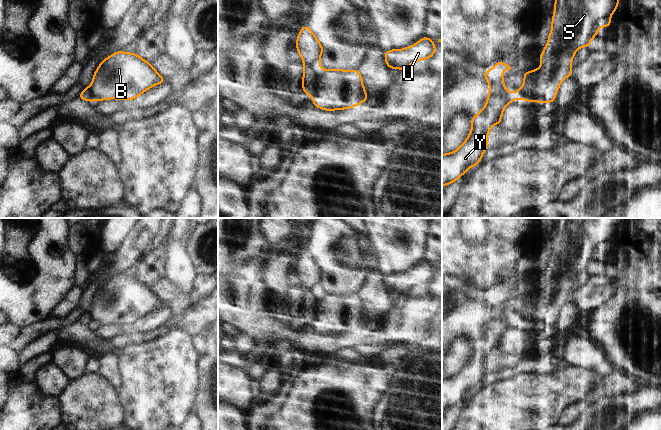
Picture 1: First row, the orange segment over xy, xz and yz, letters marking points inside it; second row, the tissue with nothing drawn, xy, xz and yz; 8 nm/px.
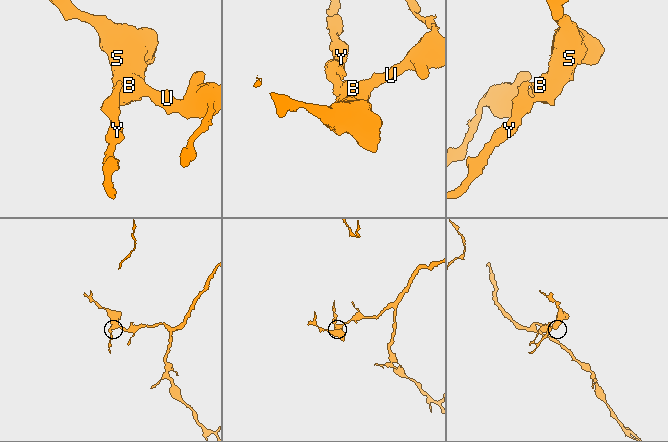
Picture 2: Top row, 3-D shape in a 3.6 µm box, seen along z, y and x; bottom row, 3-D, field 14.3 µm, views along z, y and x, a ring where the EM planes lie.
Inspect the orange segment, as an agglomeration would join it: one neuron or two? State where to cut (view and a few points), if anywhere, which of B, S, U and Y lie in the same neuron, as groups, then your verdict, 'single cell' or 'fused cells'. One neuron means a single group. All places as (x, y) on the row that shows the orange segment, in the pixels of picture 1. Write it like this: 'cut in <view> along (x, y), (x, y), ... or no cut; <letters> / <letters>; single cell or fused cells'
cut in xz along (321, 68), (318, 74), (316, 90), (312, 96); B S U / Y; fused cells

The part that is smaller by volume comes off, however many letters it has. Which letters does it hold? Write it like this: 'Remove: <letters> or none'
Remove: Y

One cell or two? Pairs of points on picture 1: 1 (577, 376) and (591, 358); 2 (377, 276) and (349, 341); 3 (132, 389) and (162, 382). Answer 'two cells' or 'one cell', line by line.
1: two cells
2: two cells
3: one cell

